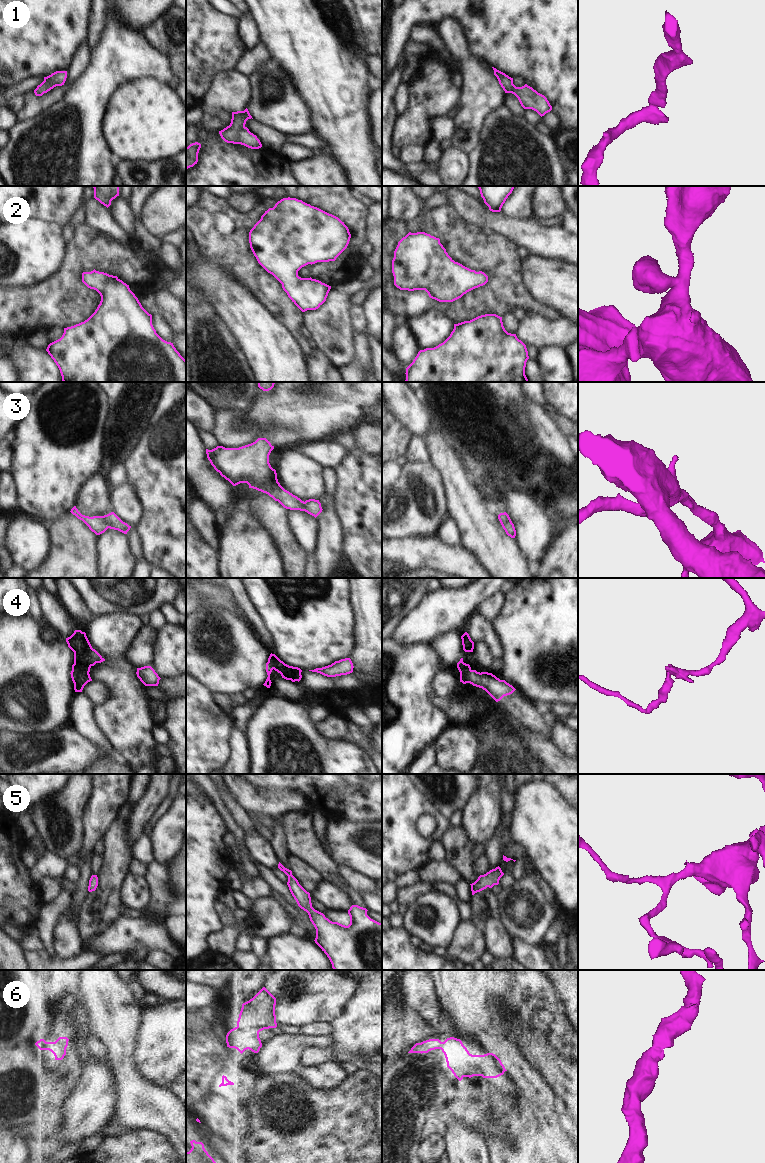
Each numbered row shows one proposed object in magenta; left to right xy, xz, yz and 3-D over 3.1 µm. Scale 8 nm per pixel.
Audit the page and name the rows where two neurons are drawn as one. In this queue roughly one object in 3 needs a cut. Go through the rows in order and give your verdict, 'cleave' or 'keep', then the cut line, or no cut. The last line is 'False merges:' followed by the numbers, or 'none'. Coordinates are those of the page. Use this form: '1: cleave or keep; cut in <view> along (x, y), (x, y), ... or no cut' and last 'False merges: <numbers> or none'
1: keep; no cut
2: keep; no cut
3: keep; no cut
4: cleave; cut in yz along (469, 670), (468, 680), (470, 682)
5: keep; no cut
6: keep; no cut
False merges: 4

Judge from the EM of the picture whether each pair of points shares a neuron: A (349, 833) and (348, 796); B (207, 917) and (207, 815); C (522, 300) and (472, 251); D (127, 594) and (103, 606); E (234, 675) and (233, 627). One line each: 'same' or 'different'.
A: different
B: same
C: same
D: same
E: same

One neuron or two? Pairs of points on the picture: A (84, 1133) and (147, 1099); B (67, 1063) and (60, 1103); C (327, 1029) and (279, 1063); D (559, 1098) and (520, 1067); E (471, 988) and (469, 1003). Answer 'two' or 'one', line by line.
A: two
B: one
C: two
D: one
E: two

